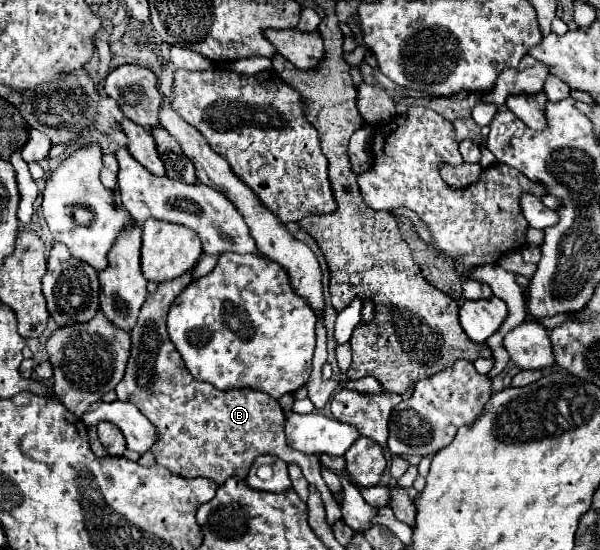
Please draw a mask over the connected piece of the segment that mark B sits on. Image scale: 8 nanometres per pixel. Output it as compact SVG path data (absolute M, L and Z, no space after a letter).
M187 270L183 278L163 282L147 296L131 330L131 358L123 380L115 388L117 398L135 404L157 428L157 440L149 452L155 456L157 464L169 468L173 474L183 478L211 478L217 484L223 484L231 476L245 480L259 454L275 454L285 462L295 462L303 470L305 480L317 486L325 502L327 522L333 526L341 520L341 510L319 474L317 456L295 452L287 446L283 434L285 412L279 402L269 394L251 388L217 390L207 382L191 378L191 372L183 366L183 358L165 330L165 318L171 302L191 282L193 270Z

